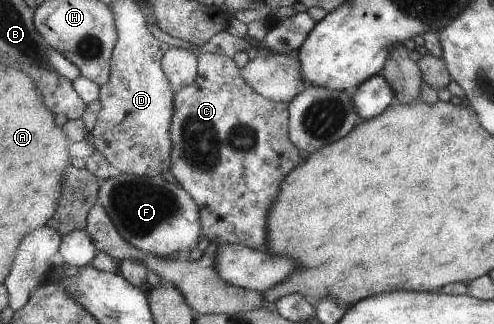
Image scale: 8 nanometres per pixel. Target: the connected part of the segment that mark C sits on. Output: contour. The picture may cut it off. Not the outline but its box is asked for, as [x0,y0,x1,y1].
[171,52,305,249]

